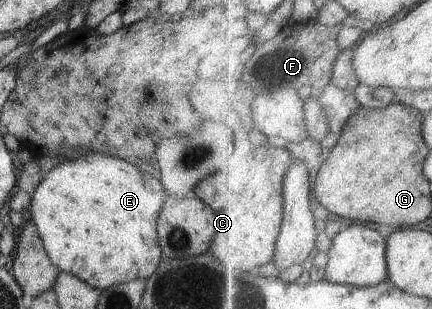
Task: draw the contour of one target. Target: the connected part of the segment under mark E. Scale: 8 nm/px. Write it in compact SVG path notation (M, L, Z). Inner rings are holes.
M90 152L58 161L55 168L46 171L43 182L32 192L27 210L45 252L58 270L73 274L89 286L102 291L134 280L147 280L155 274L164 258L158 243L157 221L167 197L161 180L153 178L150 173L120 157Z

